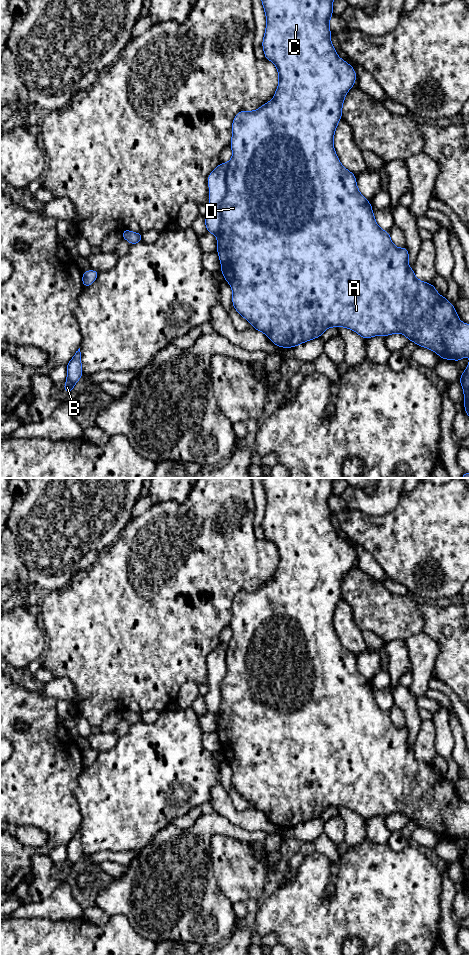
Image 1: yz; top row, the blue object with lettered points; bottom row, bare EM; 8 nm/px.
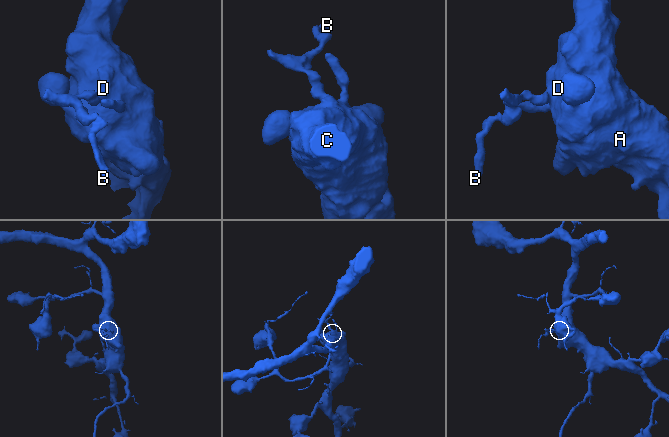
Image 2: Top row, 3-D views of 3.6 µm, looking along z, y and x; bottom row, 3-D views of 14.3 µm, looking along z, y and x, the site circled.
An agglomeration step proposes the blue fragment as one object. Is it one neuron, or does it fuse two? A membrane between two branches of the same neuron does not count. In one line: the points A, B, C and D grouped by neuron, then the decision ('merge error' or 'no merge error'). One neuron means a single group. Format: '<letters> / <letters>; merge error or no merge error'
A C D / B; merge error

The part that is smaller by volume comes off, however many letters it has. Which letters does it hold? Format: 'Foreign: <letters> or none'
Foreign: B

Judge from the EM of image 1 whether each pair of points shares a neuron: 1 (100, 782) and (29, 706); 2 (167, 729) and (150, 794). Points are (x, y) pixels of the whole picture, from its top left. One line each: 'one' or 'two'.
1: two
2: one

